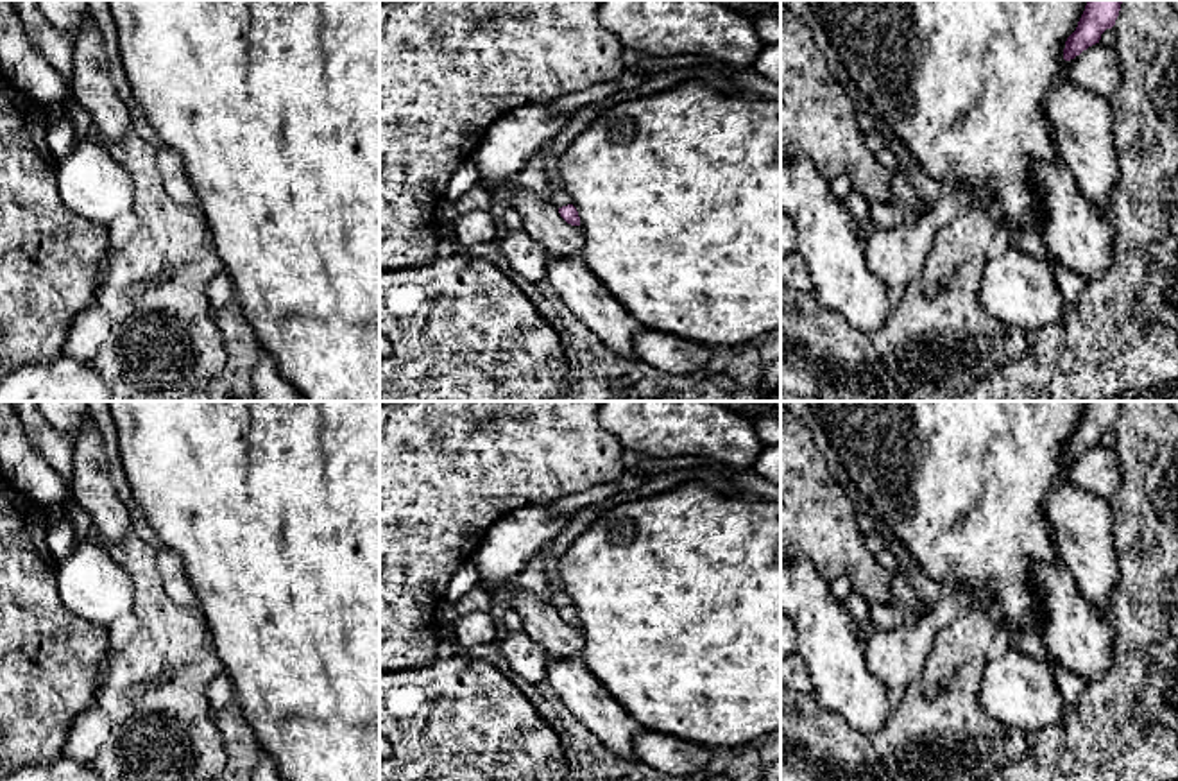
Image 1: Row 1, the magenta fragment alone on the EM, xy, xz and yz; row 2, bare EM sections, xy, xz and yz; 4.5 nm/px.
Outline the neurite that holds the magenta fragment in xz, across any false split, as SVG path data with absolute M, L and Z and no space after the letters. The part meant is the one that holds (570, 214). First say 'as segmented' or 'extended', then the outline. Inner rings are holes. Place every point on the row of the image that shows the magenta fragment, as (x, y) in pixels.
extended | M562 186L551 193L550 202L559 210L568 224L580 226L580 217L576 208L571 204L571 195Z

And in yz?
as segmented | M1088 0L1076 30L1067 38L1063 59L1071 61L1099 43L1101 34L1115 25L1123 0Z

